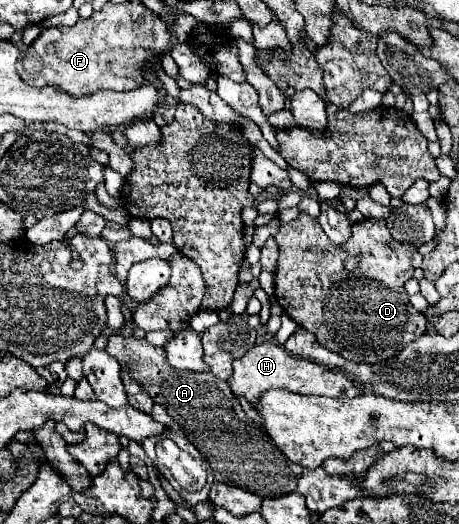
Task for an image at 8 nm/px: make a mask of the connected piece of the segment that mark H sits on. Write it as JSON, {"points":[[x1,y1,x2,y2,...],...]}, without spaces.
{"points":[[267,340,253,346,245,356,233,360,233,374,225,380,235,396,243,396,251,406,257,404,257,396,271,388,285,388,303,396,329,396,329,398,355,398,361,392,355,388,353,380,343,372,329,370,327,366,315,364,311,360,289,354,283,346]]}

